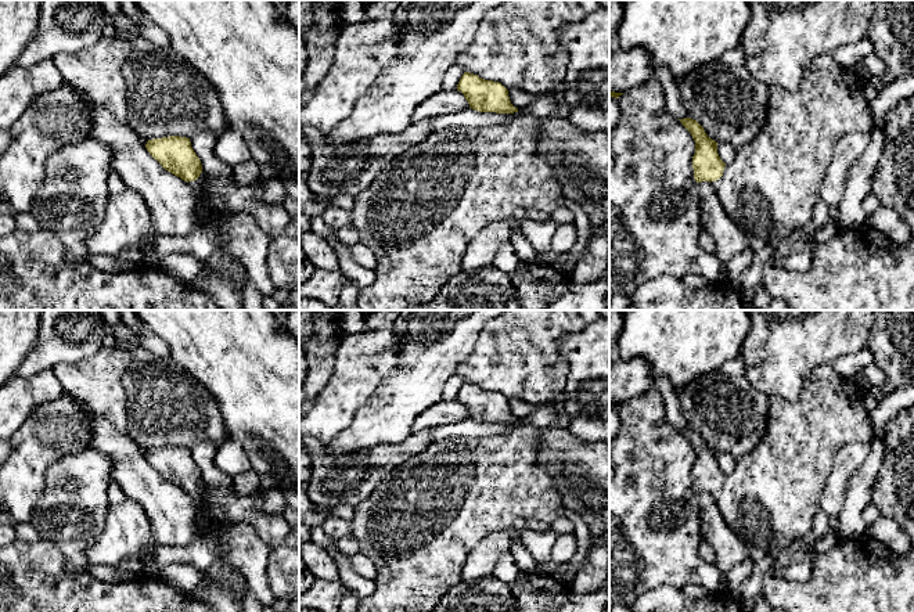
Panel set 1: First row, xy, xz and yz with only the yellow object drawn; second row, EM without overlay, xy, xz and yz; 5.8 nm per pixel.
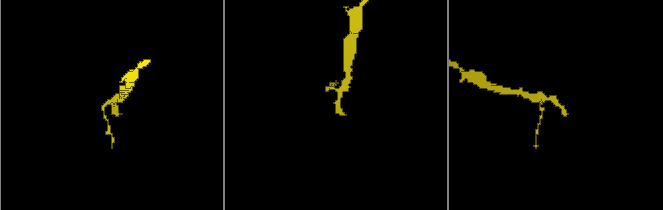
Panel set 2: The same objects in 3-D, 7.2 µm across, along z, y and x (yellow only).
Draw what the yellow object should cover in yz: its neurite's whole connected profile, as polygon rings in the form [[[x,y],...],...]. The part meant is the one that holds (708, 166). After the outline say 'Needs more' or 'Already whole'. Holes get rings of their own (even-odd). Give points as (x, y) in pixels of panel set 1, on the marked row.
[[[831,54],[817,55],[795,91],[769,86],[770,109],[764,126],[751,143],[737,150],[731,163],[720,159],[717,143],[697,120],[679,119],[695,141],[695,181],[712,184],[726,215],[745,234],[766,240],[789,237],[810,222],[814,206],[823,199],[821,186],[838,138],[850,132],[871,133],[874,129],[874,118],[864,100],[867,90],[853,71],[839,66]]]. Needs more

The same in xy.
[[[170,136],[148,140],[147,151],[163,169],[187,181],[205,201],[205,177],[202,165],[187,137]]]. Needs more

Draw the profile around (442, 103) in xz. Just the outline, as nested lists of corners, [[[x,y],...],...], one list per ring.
[[[440,90],[422,101],[414,111],[411,122],[422,122],[440,115],[460,112],[469,108],[464,94],[458,90]]]

